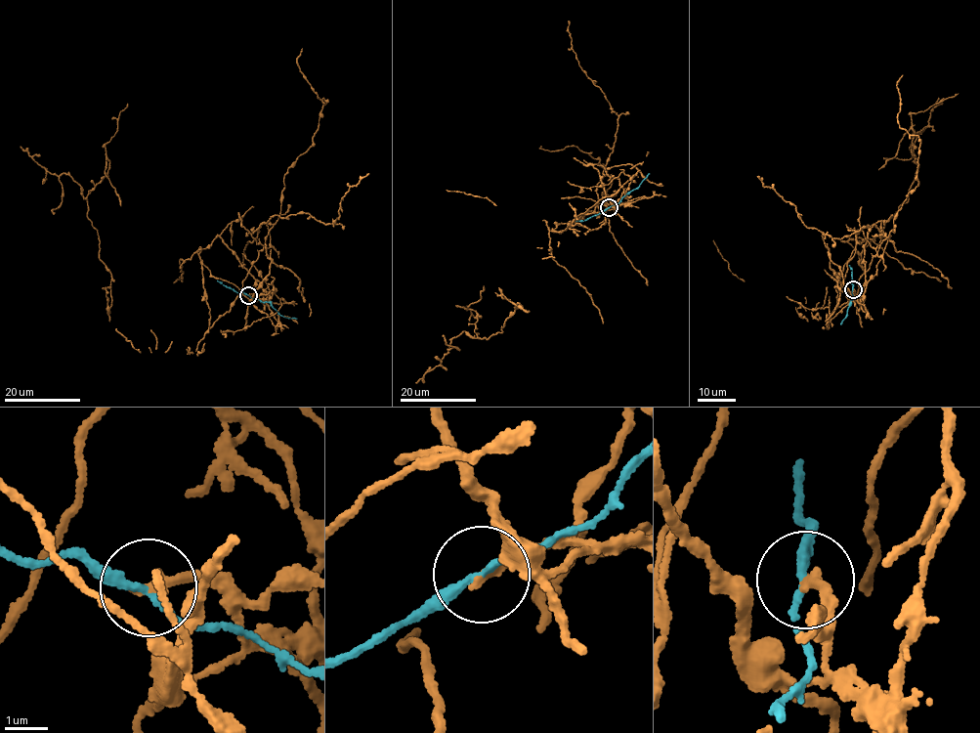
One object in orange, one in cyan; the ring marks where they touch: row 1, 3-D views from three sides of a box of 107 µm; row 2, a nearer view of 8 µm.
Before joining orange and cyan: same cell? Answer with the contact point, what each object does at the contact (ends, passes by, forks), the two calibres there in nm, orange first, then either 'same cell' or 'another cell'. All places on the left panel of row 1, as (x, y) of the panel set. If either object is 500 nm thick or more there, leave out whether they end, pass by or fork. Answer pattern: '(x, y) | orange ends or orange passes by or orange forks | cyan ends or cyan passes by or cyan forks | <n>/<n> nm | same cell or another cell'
(248, 295) | orange ends | cyan passes by | 240/180 nm | another cell

